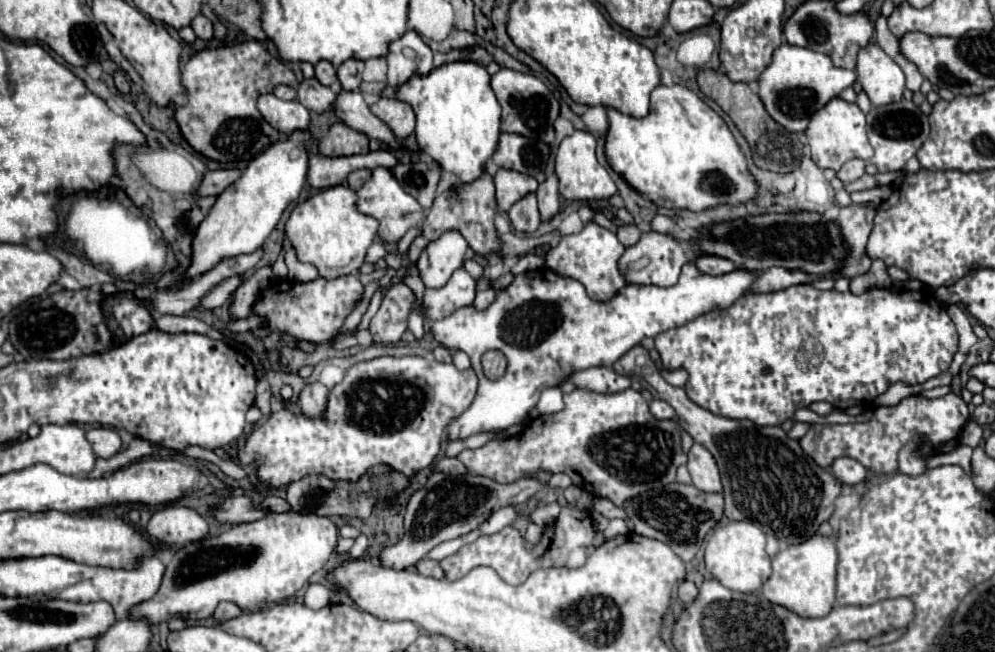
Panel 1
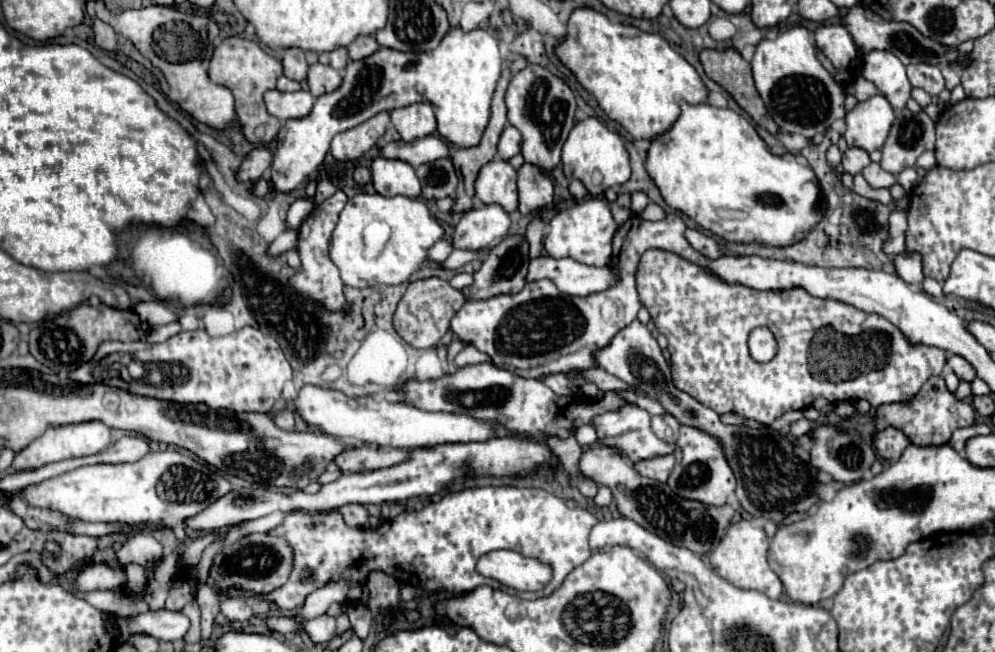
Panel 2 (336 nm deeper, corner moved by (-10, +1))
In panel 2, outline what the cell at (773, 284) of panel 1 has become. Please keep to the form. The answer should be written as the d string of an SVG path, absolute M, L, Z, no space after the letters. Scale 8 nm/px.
M901 252L895 256L895 268L897 274L911 286L921 286L925 280L923 276L923 262L919 252Z

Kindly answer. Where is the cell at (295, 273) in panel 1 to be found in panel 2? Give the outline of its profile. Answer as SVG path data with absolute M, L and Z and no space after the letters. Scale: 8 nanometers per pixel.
M337 190L331 198L327 198L323 204L315 206L313 212L303 220L301 228L299 228L299 244L297 244L297 252L301 256L301 264L303 264L303 272L297 272L291 278L291 286L307 298L319 300L327 310L341 310L345 306L345 296L343 296L343 282L339 276L337 266L333 264L333 260L329 258L329 240L331 234L335 230L335 224L339 220L341 210L347 204L347 196L343 190Z

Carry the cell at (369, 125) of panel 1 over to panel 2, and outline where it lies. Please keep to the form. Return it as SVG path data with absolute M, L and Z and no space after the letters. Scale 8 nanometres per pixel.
M317 62L317 64L309 66L307 86L309 86L309 92L313 96L321 96L325 92L333 92L335 88L341 86L341 74L335 68L323 66L323 64Z

